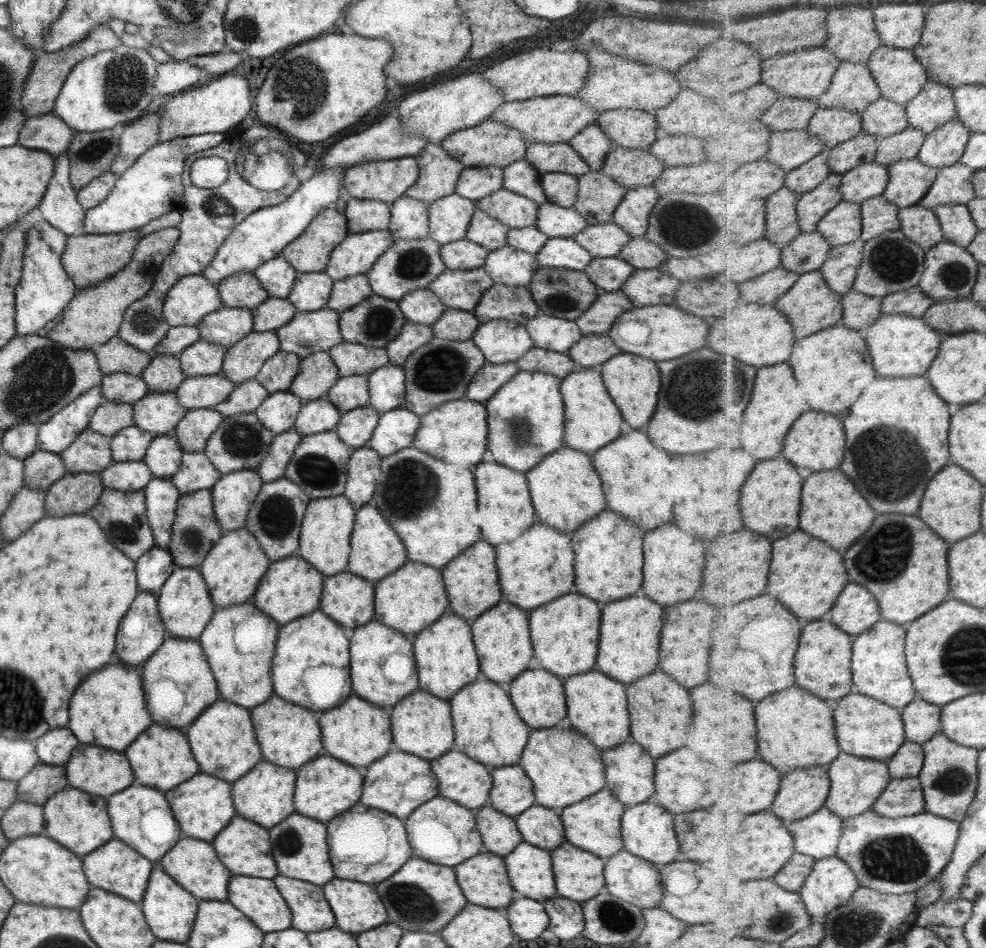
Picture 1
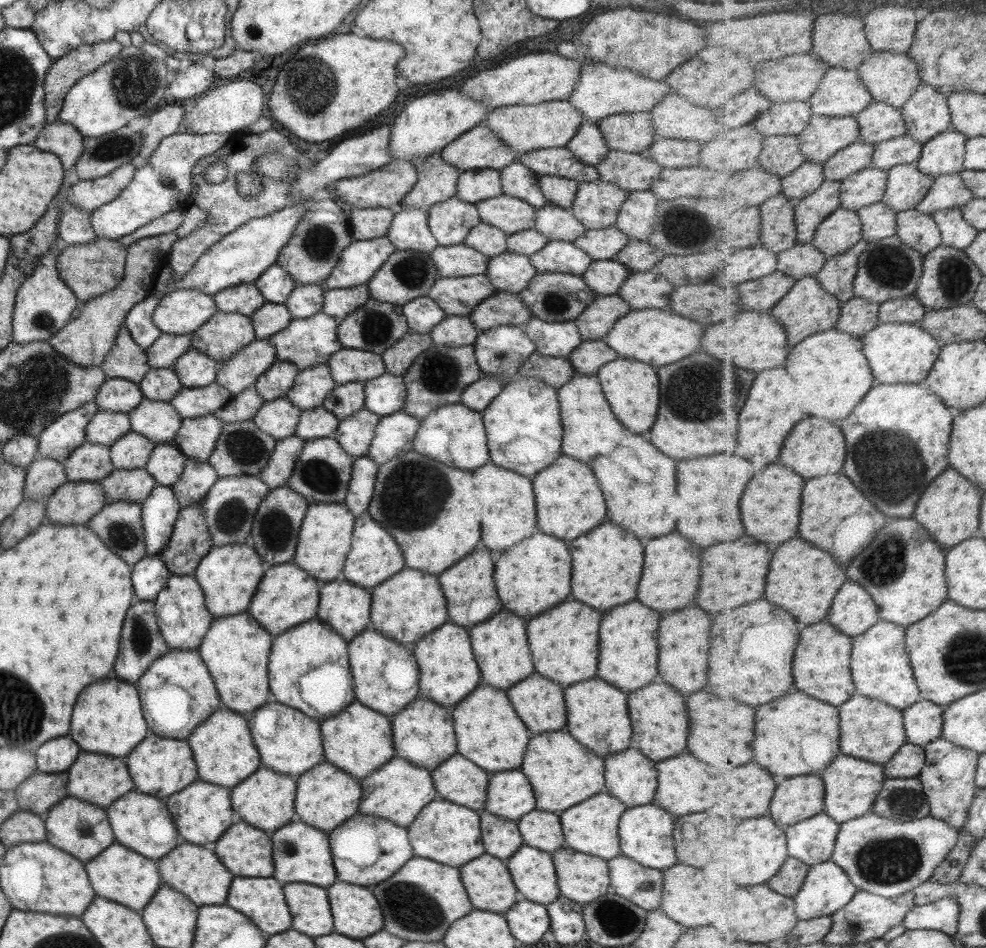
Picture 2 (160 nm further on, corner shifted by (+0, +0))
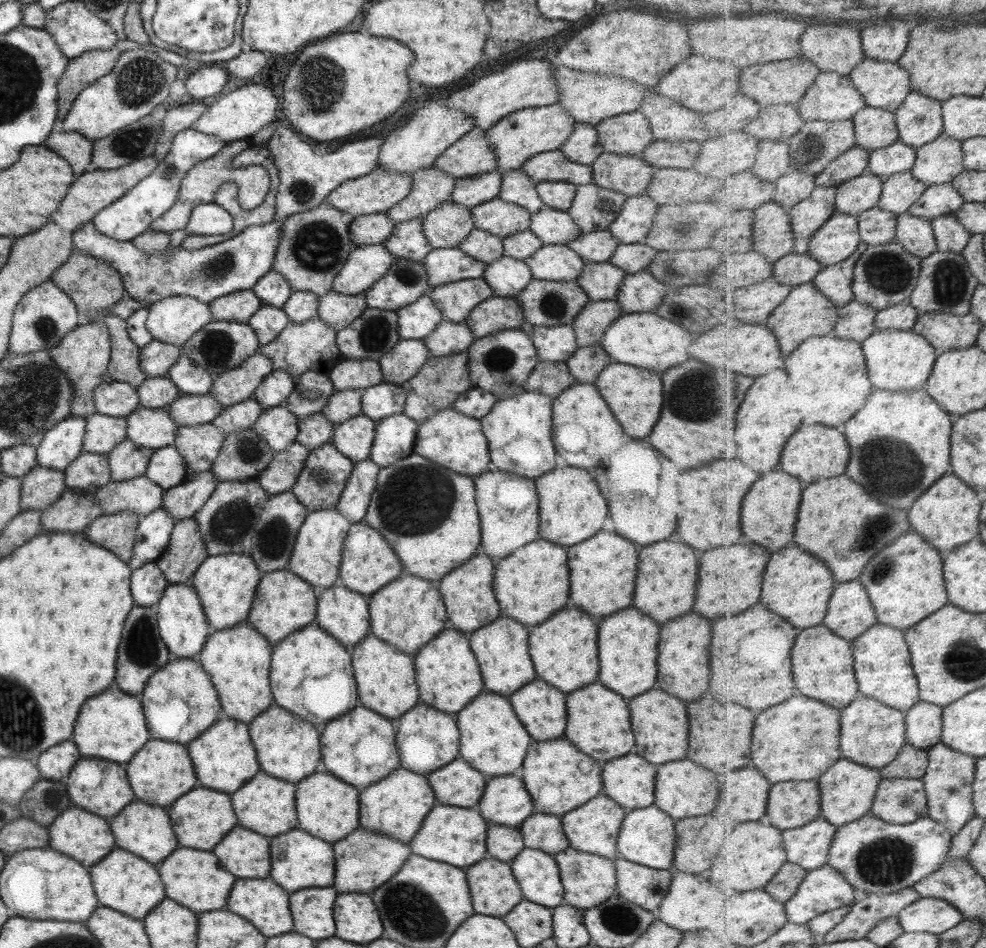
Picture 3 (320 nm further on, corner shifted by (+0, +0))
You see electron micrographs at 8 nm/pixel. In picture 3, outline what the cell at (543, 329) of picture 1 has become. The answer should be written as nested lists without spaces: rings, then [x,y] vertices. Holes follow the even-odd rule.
[[[572,325],[535,326],[531,338],[536,356],[547,362],[566,362],[578,348]]]

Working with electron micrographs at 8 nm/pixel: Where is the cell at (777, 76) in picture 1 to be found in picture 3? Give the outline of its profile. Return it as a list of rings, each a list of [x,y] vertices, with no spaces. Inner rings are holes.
[[[803,55],[792,60],[751,65],[742,69],[740,92],[756,100],[763,107],[779,103],[797,104],[812,88],[820,73],[820,67],[811,60],[805,59]]]

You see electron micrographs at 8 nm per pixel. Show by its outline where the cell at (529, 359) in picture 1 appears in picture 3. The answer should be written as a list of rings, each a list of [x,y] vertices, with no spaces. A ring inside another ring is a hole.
[[[538,358],[537,366],[524,382],[524,390],[555,398],[573,384],[574,378],[568,373],[564,362],[547,362]]]

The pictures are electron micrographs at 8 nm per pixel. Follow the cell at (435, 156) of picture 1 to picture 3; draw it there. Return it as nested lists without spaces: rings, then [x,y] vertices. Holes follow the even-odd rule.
[[[434,167],[415,170],[410,177],[411,190],[405,198],[385,212],[393,225],[407,222],[411,218],[422,218],[450,199],[456,181],[449,174],[435,170]]]

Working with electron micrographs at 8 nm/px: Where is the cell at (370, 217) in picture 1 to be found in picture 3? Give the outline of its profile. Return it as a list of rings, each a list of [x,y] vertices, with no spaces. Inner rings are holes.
[[[386,213],[365,214],[348,219],[349,238],[355,246],[383,244],[393,227]]]

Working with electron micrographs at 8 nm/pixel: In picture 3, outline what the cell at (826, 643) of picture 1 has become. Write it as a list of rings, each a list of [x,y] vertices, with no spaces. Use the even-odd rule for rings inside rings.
[[[823,623],[800,630],[797,646],[793,650],[794,681],[803,695],[829,702],[831,706],[844,709],[860,695],[860,686],[854,670],[852,643],[838,635]]]

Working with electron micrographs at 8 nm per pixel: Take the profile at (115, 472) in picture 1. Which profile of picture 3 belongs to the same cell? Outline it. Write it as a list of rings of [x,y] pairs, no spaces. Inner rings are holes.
[[[138,476],[121,482],[109,481],[94,496],[103,515],[128,510],[138,518],[151,514],[161,506],[164,490],[148,478]]]

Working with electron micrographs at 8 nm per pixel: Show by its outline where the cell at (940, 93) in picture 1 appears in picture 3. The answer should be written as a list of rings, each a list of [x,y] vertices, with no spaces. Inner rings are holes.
[[[913,91],[895,112],[900,140],[913,147],[927,145],[945,130],[943,101]]]

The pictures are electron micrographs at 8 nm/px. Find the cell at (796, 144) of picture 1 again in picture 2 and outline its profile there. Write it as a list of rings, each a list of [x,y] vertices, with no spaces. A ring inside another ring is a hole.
[[[777,135],[761,139],[759,144],[763,146],[759,154],[760,165],[771,174],[785,177],[807,161],[798,135]]]

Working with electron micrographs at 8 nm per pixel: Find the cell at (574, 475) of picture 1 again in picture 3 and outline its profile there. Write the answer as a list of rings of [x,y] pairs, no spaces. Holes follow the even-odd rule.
[[[559,464],[533,480],[538,496],[539,538],[561,546],[573,546],[600,531],[608,516],[608,506],[595,486],[593,474],[587,472]]]

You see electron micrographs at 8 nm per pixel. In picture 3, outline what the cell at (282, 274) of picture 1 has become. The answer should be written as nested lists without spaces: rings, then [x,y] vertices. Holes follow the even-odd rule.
[[[271,270],[260,276],[257,282],[250,288],[262,305],[281,309],[285,301],[292,293],[287,281],[277,272]]]

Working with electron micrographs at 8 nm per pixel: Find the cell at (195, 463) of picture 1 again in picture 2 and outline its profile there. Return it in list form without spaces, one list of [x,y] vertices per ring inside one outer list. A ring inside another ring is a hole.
[[[185,458],[181,476],[170,487],[181,508],[200,502],[217,479],[218,476],[208,463]]]

